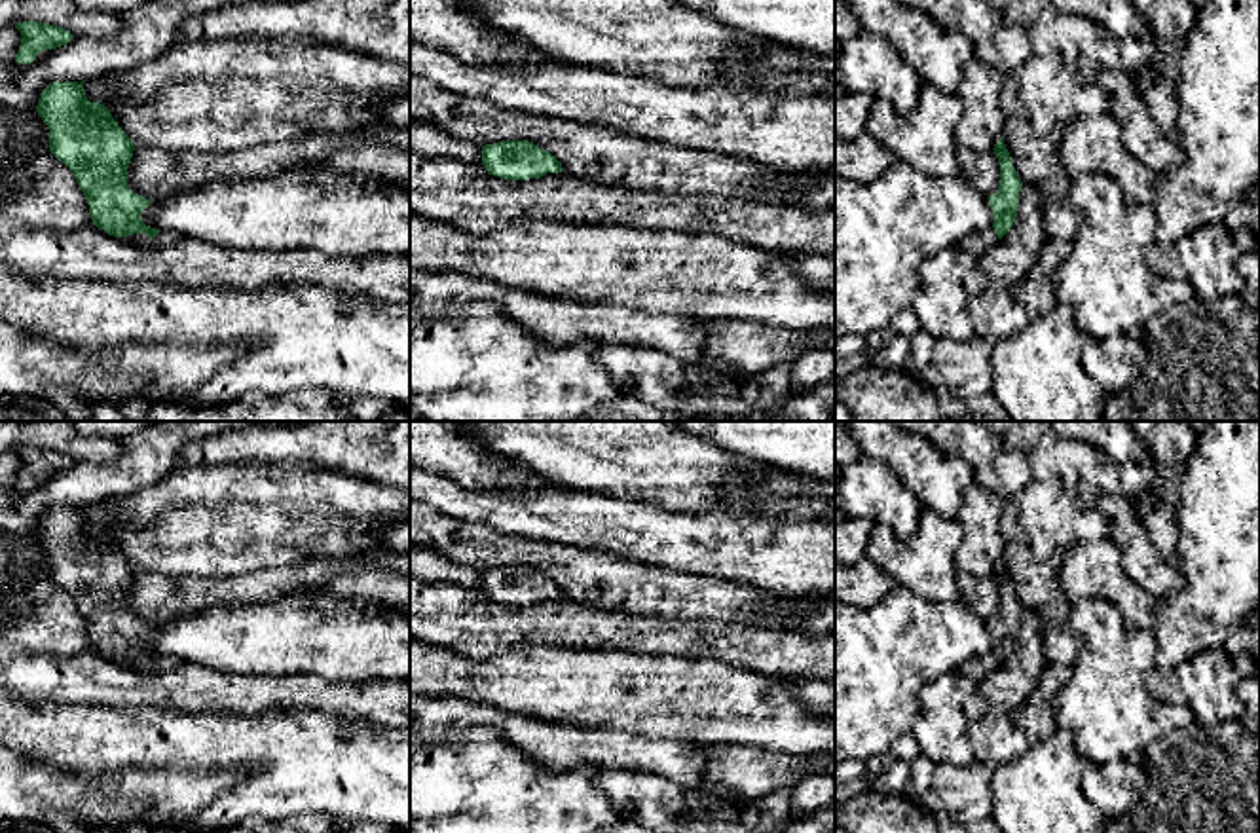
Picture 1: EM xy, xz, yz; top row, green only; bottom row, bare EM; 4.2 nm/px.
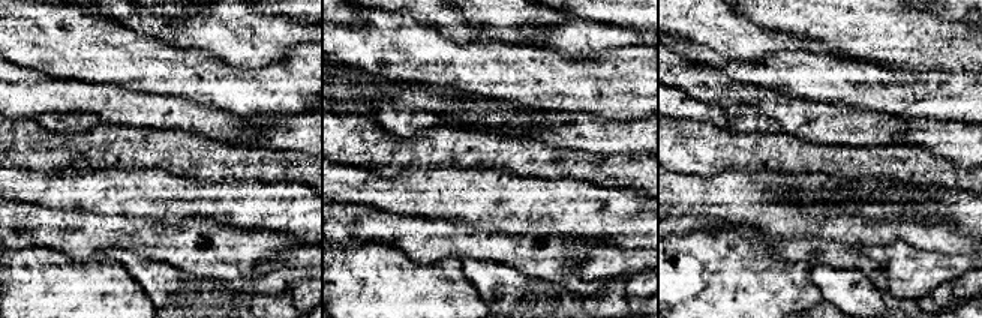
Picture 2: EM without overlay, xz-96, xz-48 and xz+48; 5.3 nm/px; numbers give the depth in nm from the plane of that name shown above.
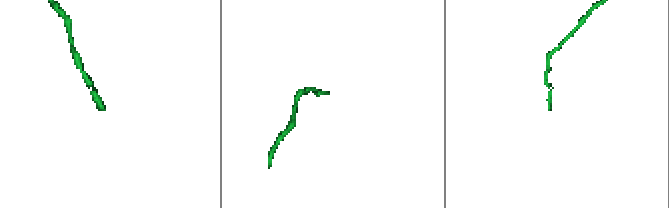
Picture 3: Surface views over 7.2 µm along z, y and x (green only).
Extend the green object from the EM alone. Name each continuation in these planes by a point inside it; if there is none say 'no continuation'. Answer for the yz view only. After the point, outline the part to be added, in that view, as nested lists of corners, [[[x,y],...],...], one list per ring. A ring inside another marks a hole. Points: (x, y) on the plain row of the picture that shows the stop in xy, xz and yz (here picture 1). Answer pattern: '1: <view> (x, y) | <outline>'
1: yz (980, 666) | [[[985,653],[983,657],[975,657],[973,660],[968,660],[960,672],[964,672],[968,677],[972,677],[975,683],[979,683],[985,676],[989,676],[992,670],[996,670],[1000,664],[994,657],[994,653]]]

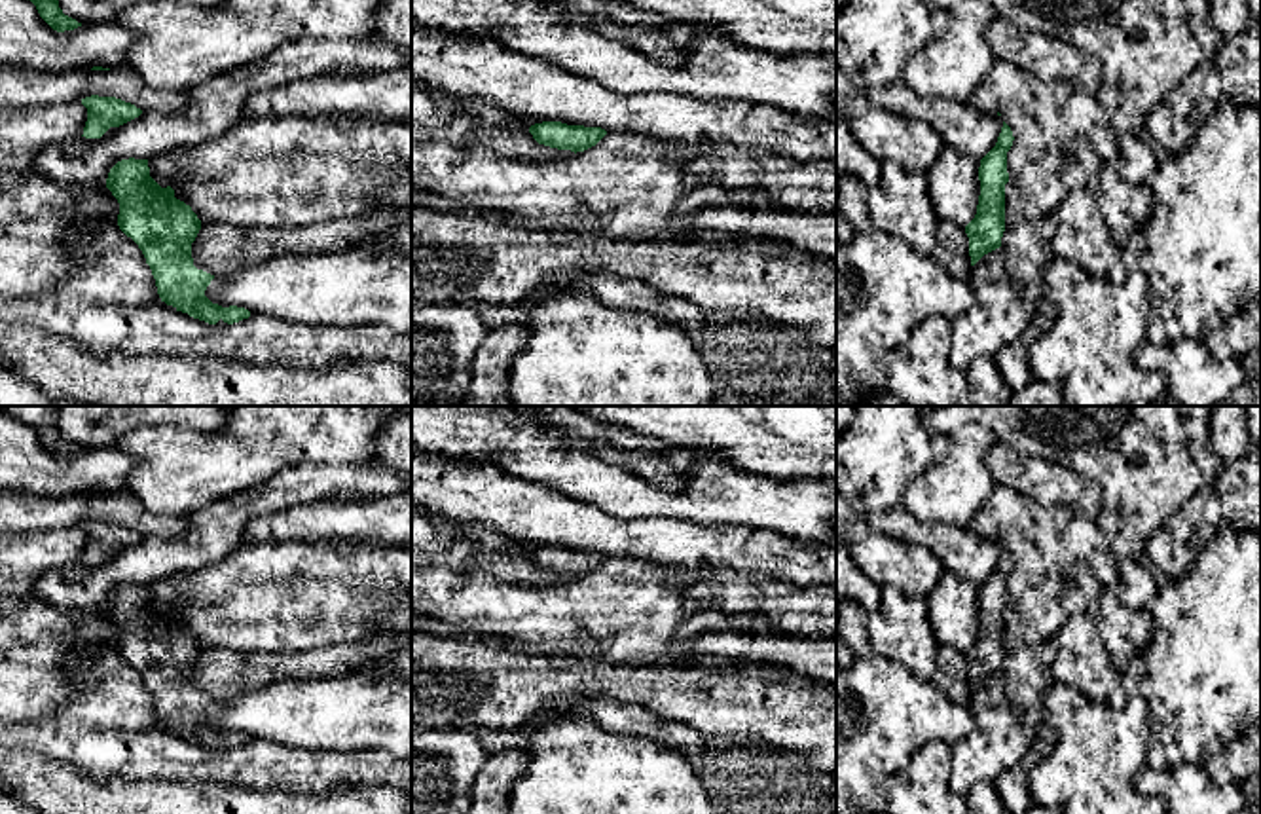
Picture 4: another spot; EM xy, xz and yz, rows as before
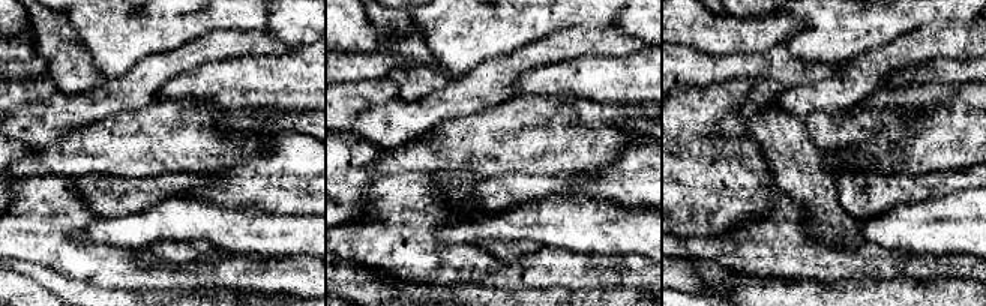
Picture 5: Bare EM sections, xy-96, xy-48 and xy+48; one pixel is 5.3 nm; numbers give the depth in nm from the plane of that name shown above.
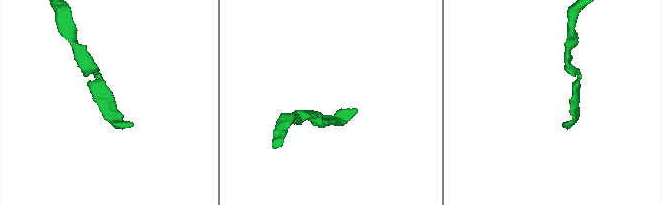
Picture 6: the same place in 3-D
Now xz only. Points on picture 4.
no continuation

